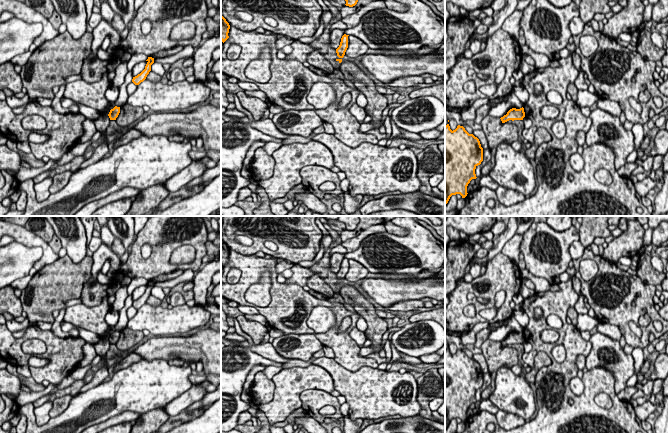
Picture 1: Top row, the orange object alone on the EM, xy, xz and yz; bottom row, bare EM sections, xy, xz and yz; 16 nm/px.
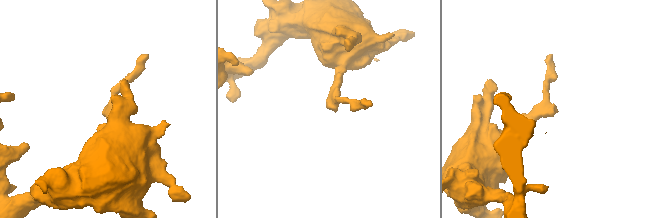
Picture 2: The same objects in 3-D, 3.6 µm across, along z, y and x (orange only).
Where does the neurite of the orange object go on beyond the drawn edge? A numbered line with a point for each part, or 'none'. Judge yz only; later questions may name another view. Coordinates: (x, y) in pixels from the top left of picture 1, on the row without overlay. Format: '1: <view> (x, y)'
none

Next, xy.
none

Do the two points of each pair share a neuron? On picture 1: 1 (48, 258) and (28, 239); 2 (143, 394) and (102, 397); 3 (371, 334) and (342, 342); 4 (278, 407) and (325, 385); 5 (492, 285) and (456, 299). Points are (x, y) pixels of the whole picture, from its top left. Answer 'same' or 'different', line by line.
1: same
2: same
3: different
4: same
5: same

